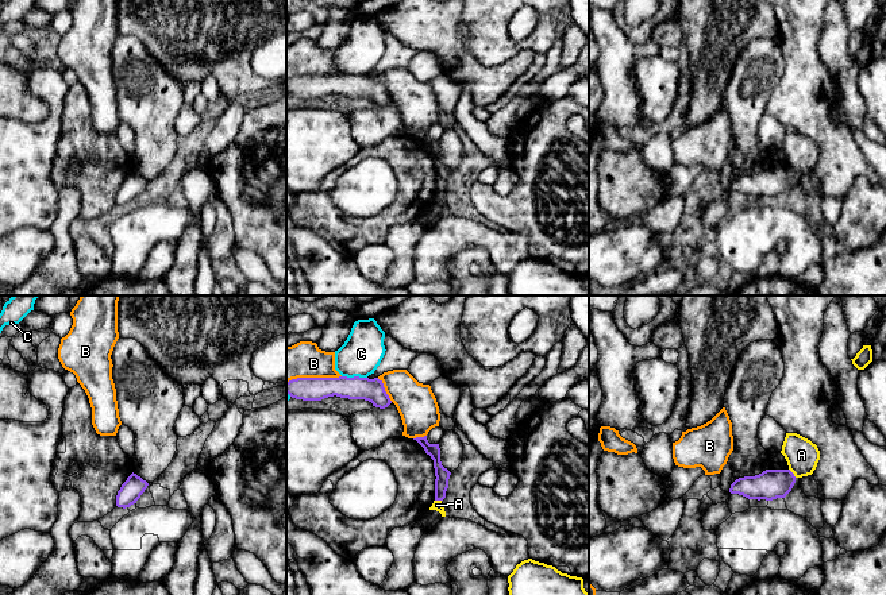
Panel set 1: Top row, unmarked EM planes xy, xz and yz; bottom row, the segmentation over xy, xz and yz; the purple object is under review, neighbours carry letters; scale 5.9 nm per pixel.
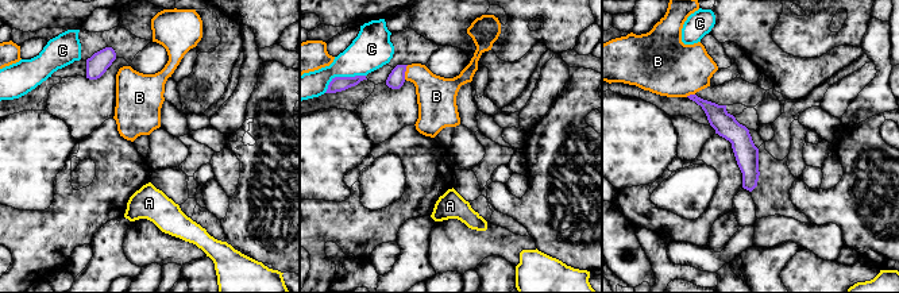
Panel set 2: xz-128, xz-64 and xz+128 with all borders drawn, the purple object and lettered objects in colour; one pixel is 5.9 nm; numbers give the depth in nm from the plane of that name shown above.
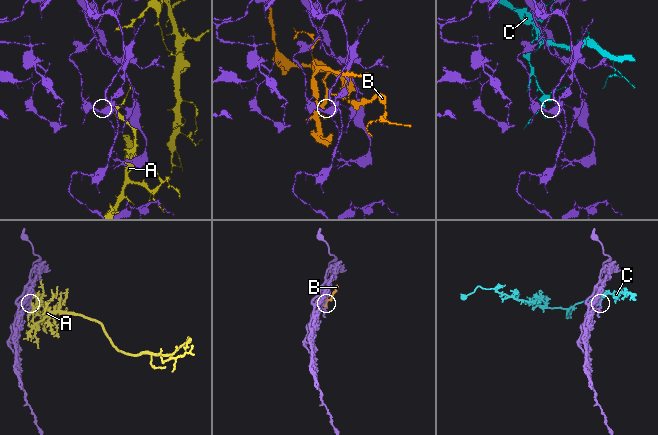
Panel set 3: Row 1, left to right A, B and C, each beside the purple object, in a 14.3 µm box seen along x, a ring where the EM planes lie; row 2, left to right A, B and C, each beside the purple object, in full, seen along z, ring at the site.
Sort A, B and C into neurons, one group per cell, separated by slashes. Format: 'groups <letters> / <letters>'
groups A / B / C

